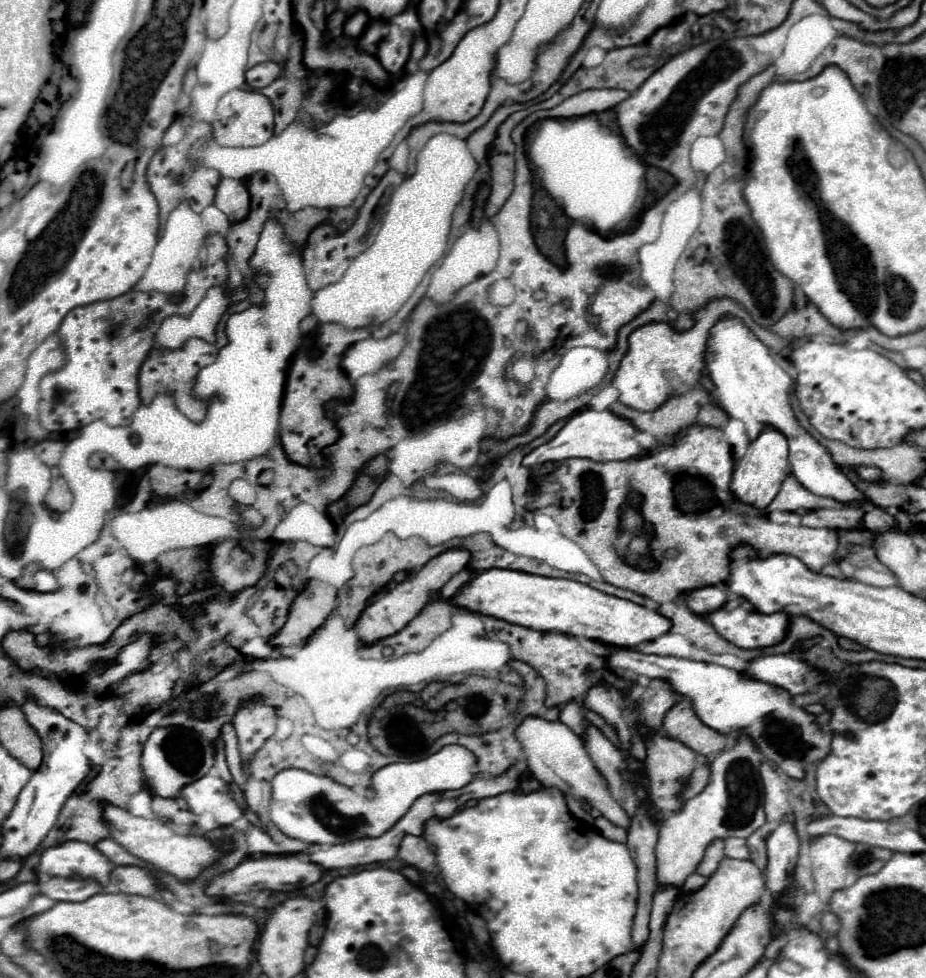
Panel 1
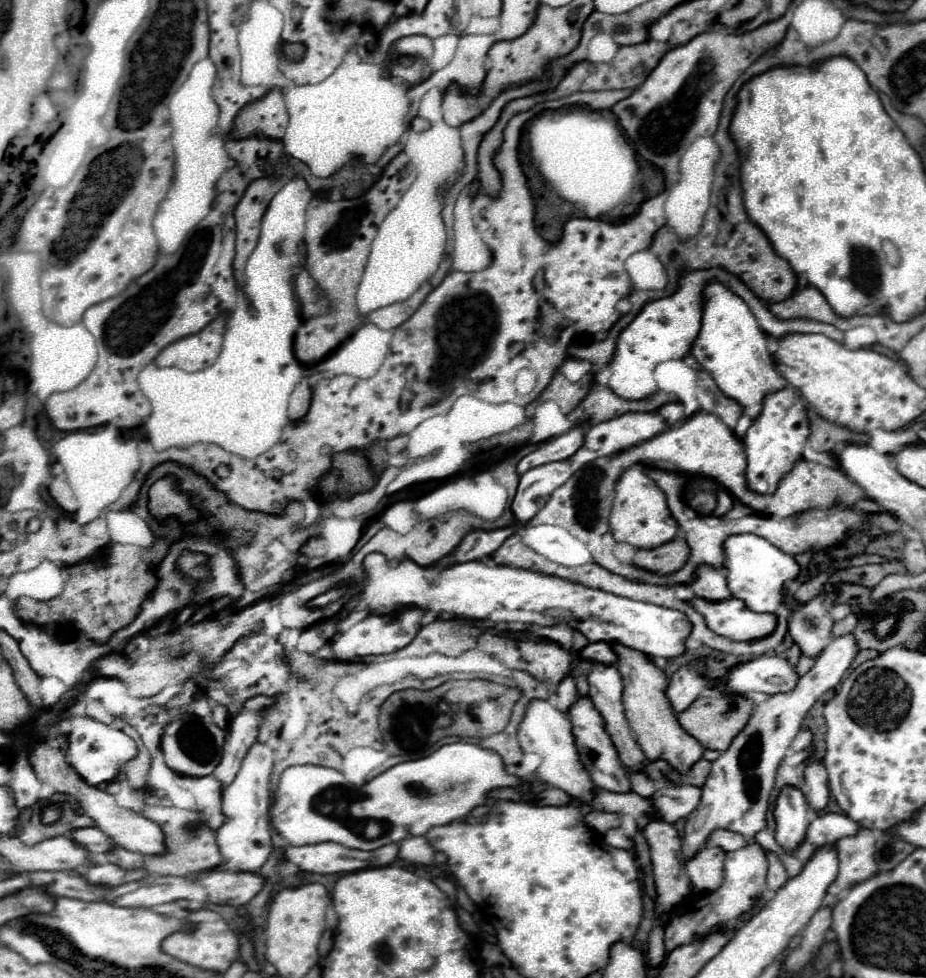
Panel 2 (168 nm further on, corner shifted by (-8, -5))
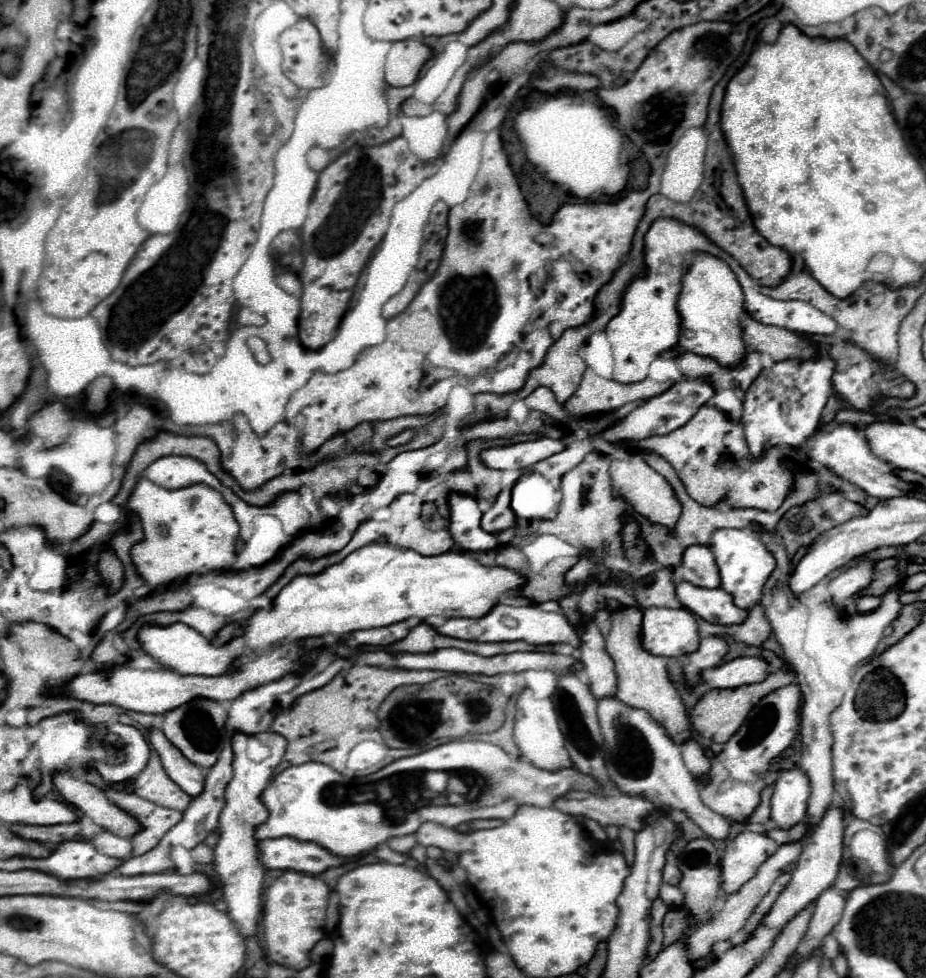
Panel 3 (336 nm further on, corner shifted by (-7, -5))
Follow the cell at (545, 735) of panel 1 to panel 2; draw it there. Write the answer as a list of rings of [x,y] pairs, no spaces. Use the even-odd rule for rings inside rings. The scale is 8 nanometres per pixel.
[[[531,701],[525,717],[517,731],[519,745],[525,753],[535,753],[541,757],[541,765],[537,767],[537,779],[545,785],[563,789],[569,797],[589,803],[595,797],[595,785],[591,777],[587,777],[587,769],[583,769],[579,761],[579,753],[575,749],[575,735],[571,733],[571,721],[565,713],[549,705],[547,701]]]

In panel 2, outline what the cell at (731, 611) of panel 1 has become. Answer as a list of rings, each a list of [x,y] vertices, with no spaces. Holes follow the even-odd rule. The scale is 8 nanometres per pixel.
[[[693,599],[691,605],[705,617],[707,621],[707,627],[717,633],[717,635],[723,635],[731,641],[759,641],[763,637],[769,637],[775,627],[777,627],[777,617],[771,615],[771,613],[755,613],[751,609],[747,609],[743,605],[743,601],[739,599],[727,599],[727,601],[717,601],[717,603],[711,603],[711,601],[705,601],[705,599]]]

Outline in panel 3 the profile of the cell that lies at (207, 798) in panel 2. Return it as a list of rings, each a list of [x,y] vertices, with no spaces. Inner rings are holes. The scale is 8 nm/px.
[[[150,729],[148,739],[150,739],[152,747],[158,751],[162,765],[164,765],[166,773],[170,775],[170,779],[176,785],[180,785],[190,797],[196,797],[198,793],[202,793],[204,775],[200,773],[200,767],[186,761],[186,757],[182,757],[182,753],[178,753],[178,749],[174,749],[174,745],[170,745],[170,741],[166,741],[166,737],[160,729]]]

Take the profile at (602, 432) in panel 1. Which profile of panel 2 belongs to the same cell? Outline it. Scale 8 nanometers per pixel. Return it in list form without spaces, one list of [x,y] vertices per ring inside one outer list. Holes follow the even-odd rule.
[[[575,425],[571,431],[555,437],[555,439],[549,439],[537,451],[523,457],[519,461],[519,465],[517,465],[517,471],[525,473],[525,471],[529,471],[533,467],[573,457],[581,449],[581,445],[583,445],[583,425]]]

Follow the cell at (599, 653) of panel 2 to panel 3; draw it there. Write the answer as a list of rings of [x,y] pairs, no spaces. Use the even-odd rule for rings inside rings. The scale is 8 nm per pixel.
[[[494,605],[490,613],[478,619],[468,617],[456,617],[446,619],[444,625],[436,627],[438,633],[458,639],[470,639],[470,641],[526,641],[532,645],[552,645],[552,643],[570,643],[572,647],[580,645],[578,633],[574,625],[562,615],[562,613],[548,613],[542,611],[538,605],[524,605],[524,607],[512,607],[512,605]]]

